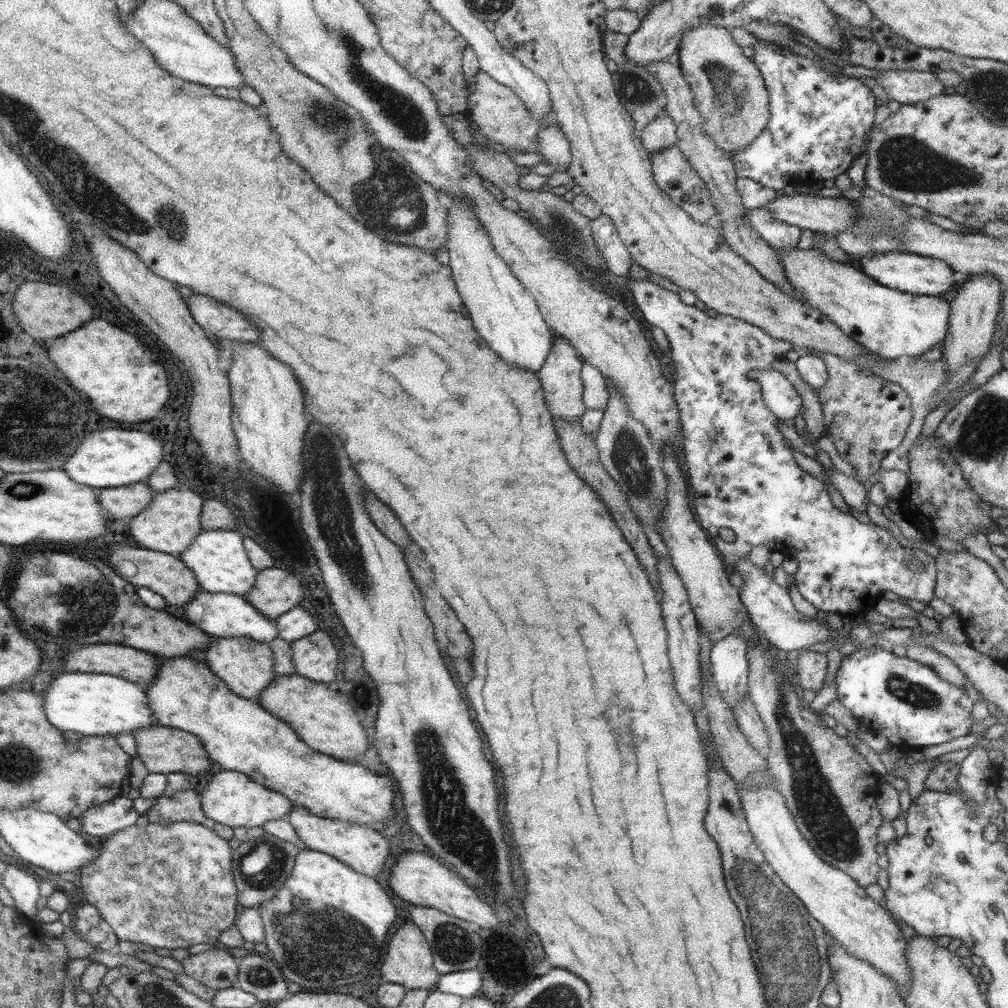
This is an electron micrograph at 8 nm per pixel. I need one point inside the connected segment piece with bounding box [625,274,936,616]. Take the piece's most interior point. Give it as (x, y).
(744, 478)

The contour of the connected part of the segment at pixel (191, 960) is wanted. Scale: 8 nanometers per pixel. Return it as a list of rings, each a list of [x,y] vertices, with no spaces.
[[[225,947],[190,955],[182,960],[186,974],[209,988],[223,990],[237,986],[240,963]]]

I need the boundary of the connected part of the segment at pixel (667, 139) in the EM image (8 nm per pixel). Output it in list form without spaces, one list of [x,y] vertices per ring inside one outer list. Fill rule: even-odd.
[[[663,111],[648,122],[647,126],[638,132],[638,135],[644,148],[651,154],[660,148],[675,144],[676,126],[666,111]]]

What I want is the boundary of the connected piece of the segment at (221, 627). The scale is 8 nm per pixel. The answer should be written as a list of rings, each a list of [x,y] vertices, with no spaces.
[[[200,591],[188,605],[183,607],[185,616],[189,622],[196,624],[205,632],[218,638],[235,638],[236,636],[250,636],[253,640],[270,644],[280,636],[280,628],[276,620],[265,616],[258,608],[255,608],[246,597],[225,592],[213,593]]]

